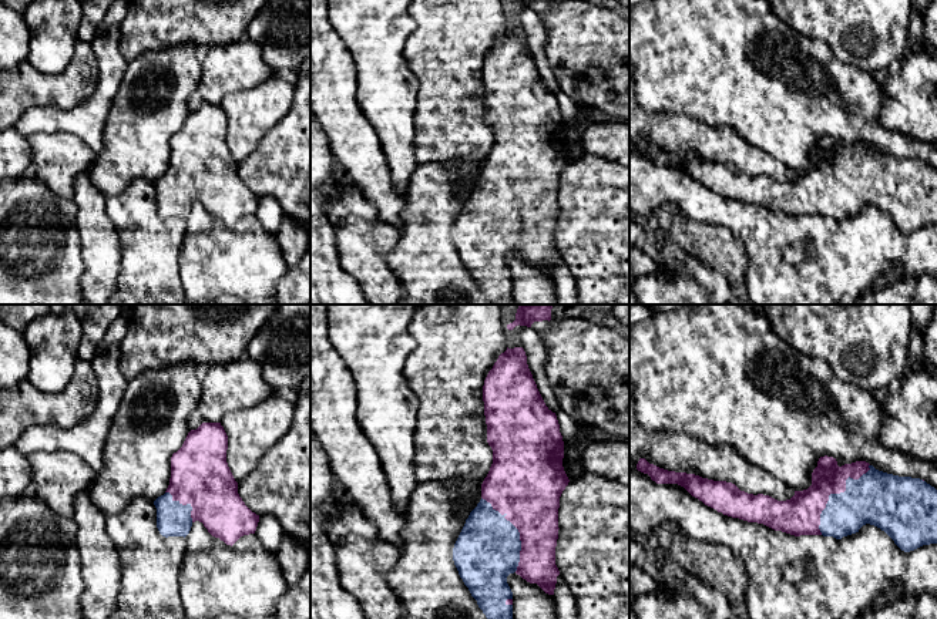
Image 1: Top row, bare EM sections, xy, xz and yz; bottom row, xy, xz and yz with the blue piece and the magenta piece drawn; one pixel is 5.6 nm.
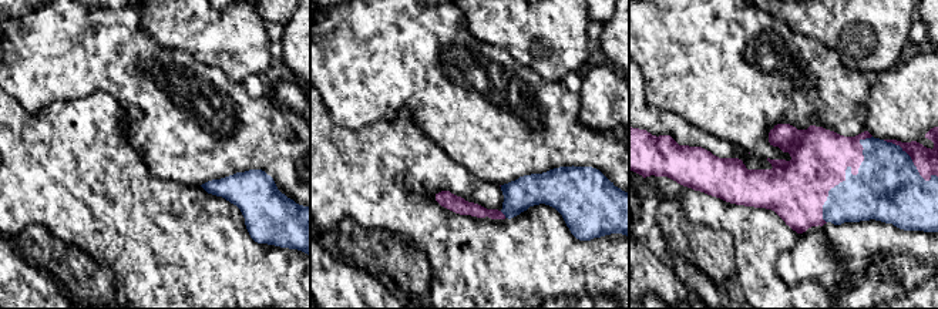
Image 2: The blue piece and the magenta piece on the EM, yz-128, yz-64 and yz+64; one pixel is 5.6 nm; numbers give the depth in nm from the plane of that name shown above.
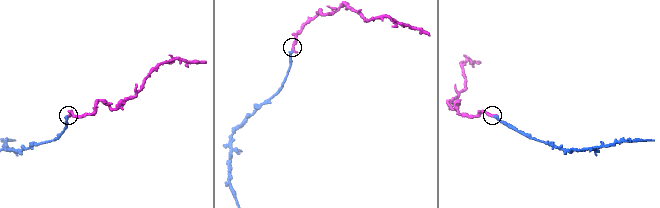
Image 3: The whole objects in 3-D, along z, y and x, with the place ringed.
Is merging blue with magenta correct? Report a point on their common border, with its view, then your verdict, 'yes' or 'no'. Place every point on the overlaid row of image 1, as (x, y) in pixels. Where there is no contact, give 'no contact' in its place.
meets blue in yz at (836, 494); yes

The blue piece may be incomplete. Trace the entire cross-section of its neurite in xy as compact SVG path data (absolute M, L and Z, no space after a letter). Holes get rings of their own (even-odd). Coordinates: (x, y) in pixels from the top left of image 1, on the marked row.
M202 423L191 430L182 447L171 457L171 478L164 495L154 501L157 528L165 538L187 536L195 521L204 524L208 532L234 545L241 536L255 534L259 515L252 512L238 494L228 462L228 435L221 423Z

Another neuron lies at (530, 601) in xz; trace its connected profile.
M510 573L507 583L513 592L513 619L557 619L557 601L537 583Z

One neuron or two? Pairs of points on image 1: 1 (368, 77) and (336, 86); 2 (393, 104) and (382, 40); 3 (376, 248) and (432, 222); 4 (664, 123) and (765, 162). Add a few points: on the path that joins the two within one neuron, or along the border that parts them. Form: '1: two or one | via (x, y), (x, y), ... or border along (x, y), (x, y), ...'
1: two | border along (346, 49), (355, 64), (355, 98), (363, 113)
2: one | via (386, 88), (382, 56)
3: two | border along (400, 232), (388, 258), (392, 271)
4: one | via (689, 135), (708, 143), (728, 145), (739, 152)

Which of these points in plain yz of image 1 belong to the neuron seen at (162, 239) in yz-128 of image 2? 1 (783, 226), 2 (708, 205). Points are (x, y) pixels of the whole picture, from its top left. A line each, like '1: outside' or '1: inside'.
1: inside
2: inside

